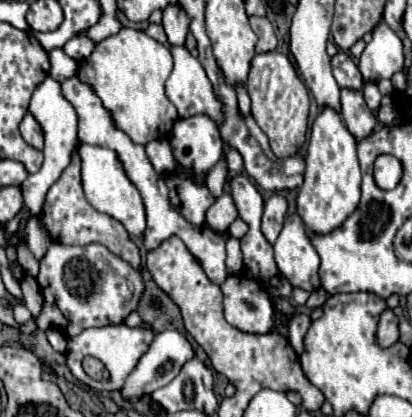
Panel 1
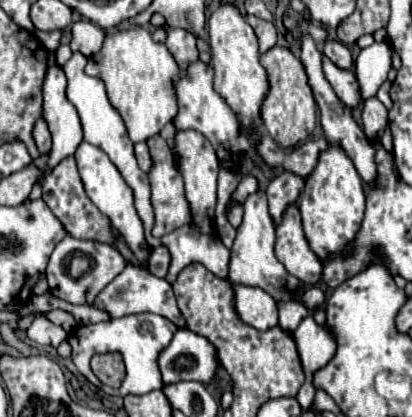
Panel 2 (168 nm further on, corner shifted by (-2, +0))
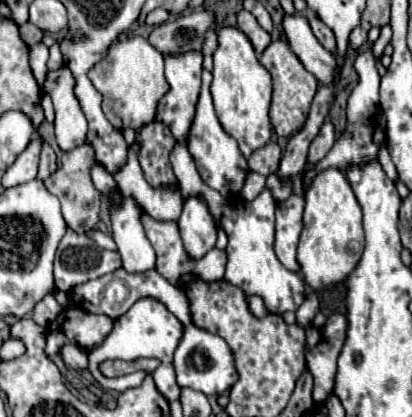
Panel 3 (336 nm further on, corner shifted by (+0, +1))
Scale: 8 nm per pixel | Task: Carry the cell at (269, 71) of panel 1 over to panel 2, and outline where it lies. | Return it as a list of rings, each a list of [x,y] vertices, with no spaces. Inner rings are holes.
[[[282,46],[270,48],[266,54],[262,54],[260,62],[266,68],[268,80],[270,80],[270,92],[262,106],[262,122],[270,132],[270,136],[282,148],[292,148],[310,136],[316,122],[316,102],[308,86],[306,70],[302,62],[288,48],[282,48]]]

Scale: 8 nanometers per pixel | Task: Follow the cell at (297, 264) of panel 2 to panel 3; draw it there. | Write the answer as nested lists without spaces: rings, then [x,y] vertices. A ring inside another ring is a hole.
[[[290,195],[286,201],[280,201],[276,207],[274,251],[280,263],[294,273],[300,271],[300,263],[296,259],[296,247],[302,231],[302,209],[304,209],[304,197],[298,195]]]

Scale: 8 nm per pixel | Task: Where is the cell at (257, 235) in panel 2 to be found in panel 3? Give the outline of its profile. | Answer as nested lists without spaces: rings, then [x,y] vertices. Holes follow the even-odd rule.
[[[176,141],[172,153],[170,153],[170,163],[174,169],[174,175],[178,179],[178,187],[184,197],[188,195],[200,195],[208,207],[212,207],[212,215],[216,219],[216,225],[222,227],[228,235],[228,263],[226,263],[226,275],[224,279],[244,291],[244,295],[260,295],[268,307],[270,313],[282,315],[284,311],[296,311],[300,303],[304,301],[304,281],[300,275],[288,271],[276,257],[274,253],[274,211],[276,211],[276,201],[266,187],[256,199],[252,201],[236,201],[230,203],[226,201],[220,193],[212,191],[198,175],[196,163],[188,151],[188,147],[180,141]]]

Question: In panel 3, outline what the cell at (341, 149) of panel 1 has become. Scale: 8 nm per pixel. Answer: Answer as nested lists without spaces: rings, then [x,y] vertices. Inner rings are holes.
[[[334,167],[320,171],[304,193],[304,231],[298,245],[298,263],[304,281],[316,291],[342,283],[360,261],[362,249],[362,209],[344,171]]]

